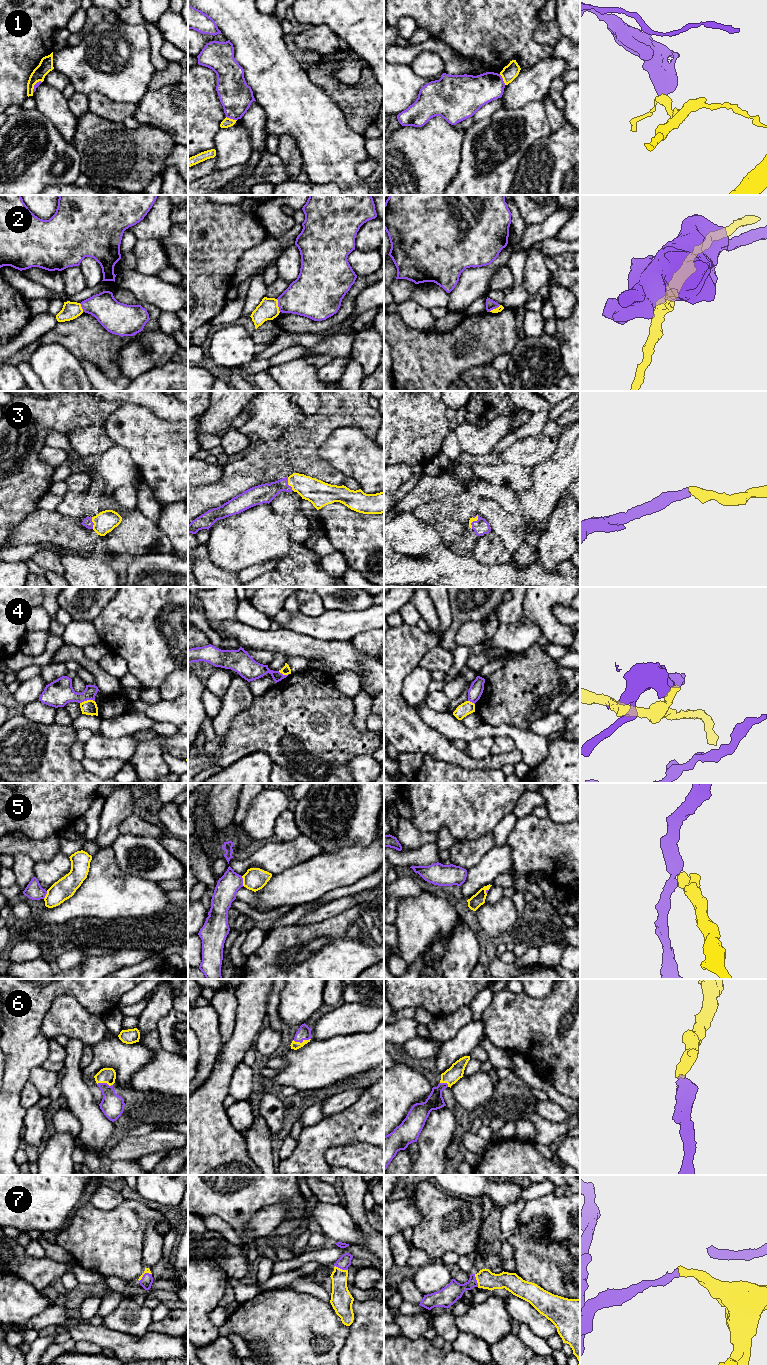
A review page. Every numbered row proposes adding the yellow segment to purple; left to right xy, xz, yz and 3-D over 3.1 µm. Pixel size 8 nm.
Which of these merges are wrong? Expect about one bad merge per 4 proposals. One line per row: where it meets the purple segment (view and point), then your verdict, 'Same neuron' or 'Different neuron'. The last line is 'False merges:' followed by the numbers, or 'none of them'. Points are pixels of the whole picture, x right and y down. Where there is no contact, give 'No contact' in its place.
1: Touches purple at xz (231, 118). Different neuron
2: Touches purple at xz (278, 305). Different neuron
3: Touches purple at xz (287, 484). Same neuron
4: Touches purple at xy (87, 699). Different neuron
5: Touches purple at xz (242, 881). Different neuron
6: Touches purple at xz (301, 1042). Same neuron
7: Touches purple at xz (341, 1268). Same neuron
False merges: 1, 2, 4, 5

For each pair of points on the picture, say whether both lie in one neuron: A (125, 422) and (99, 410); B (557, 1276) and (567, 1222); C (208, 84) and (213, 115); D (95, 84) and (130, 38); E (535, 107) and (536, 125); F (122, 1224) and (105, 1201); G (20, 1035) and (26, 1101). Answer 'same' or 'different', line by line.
A: different
B: different
C: same
D: same
E: same
F: different
G: different

